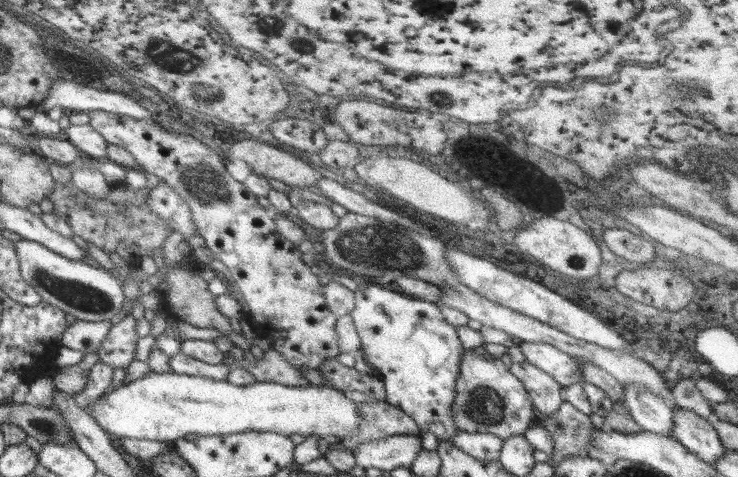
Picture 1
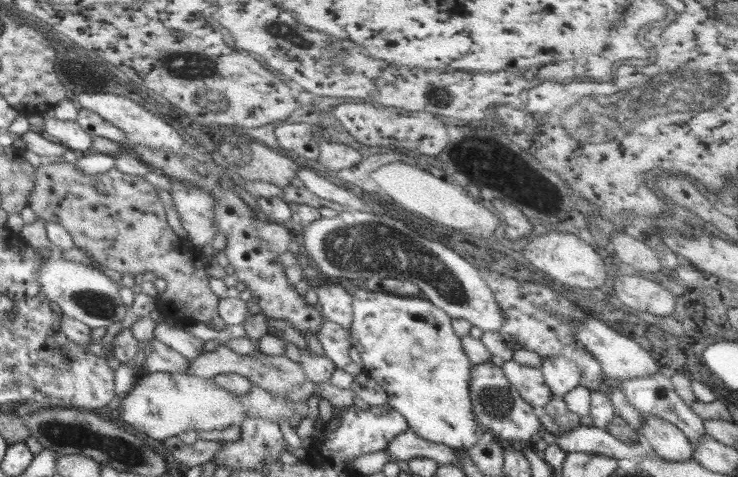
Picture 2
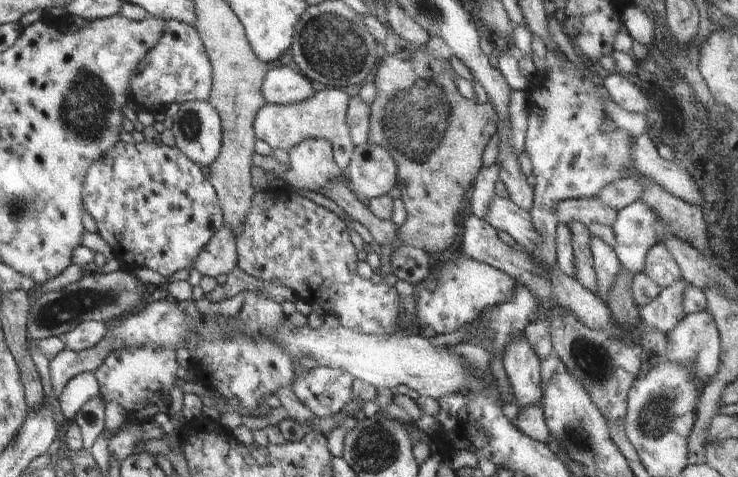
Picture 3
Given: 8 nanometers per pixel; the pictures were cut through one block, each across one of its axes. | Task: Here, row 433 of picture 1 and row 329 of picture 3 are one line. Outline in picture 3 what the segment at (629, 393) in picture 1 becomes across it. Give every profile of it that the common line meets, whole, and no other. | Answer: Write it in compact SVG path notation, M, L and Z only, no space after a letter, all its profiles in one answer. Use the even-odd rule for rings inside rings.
M680 278L662 289L652 302L638 309L641 322L668 334L685 317L682 294L686 286L690 286L690 282Z

